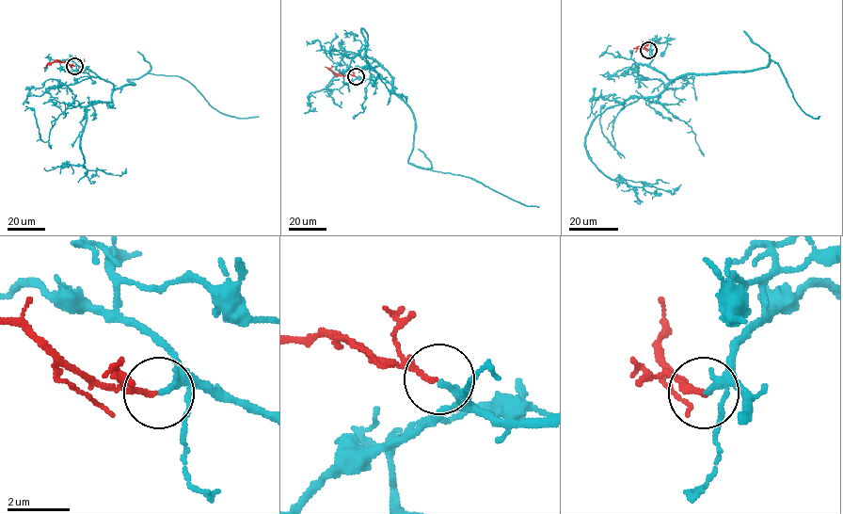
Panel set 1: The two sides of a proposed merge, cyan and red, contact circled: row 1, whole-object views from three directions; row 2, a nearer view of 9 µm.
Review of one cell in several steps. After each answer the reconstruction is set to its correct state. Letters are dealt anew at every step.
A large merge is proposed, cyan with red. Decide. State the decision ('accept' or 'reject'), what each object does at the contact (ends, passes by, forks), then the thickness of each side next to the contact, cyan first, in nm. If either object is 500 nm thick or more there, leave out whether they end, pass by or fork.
accept; cyan ends; red ends; calibres 220 and 160 nm

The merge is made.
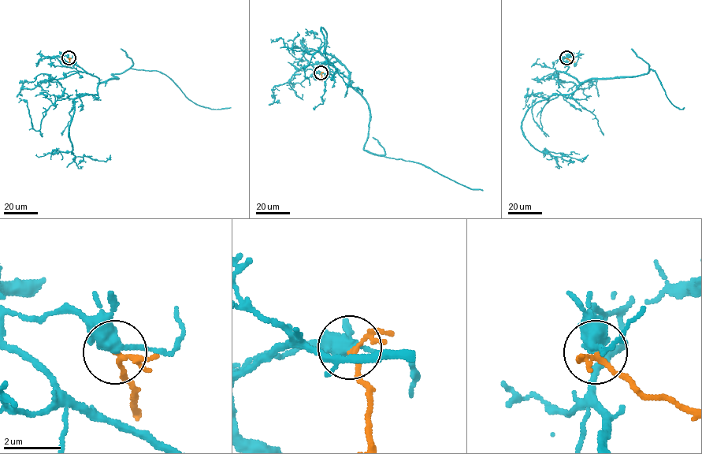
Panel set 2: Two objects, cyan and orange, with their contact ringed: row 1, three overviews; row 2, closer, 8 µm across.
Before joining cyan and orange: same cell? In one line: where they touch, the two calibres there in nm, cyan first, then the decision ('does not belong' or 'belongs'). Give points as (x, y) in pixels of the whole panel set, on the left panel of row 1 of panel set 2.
at (68, 57); 400 nm thick on the cyan side, 120 nm on the other; does not belong

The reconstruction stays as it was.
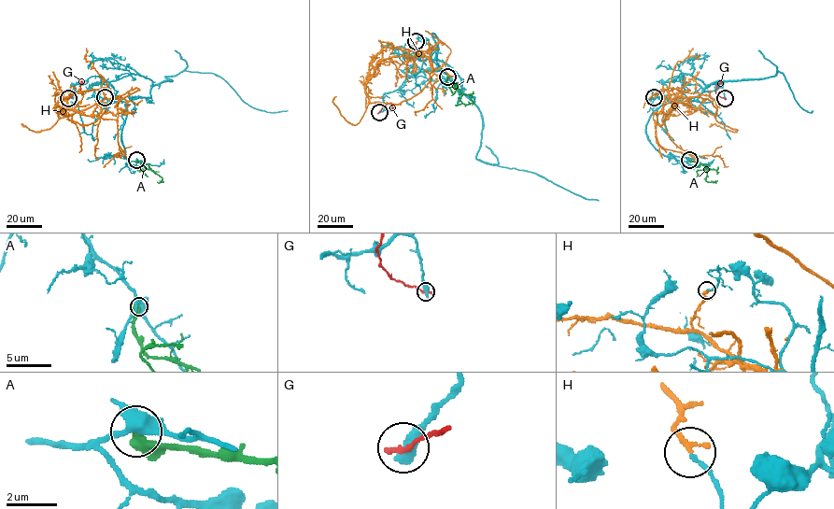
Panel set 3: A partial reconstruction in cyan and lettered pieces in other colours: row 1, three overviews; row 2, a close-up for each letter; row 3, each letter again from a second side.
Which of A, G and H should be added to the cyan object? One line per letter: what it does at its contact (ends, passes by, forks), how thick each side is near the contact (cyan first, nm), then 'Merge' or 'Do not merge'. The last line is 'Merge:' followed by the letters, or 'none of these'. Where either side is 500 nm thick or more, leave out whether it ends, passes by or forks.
A: Thickness 400 nm (cyan) against 500 nm. Do not merge
G: Thickness 550 nm (cyan) against 240 nm. Do not merge
H: It ends there. Thickness 140 nm (cyan) against 240 nm. Do not merge
Merge: none of these

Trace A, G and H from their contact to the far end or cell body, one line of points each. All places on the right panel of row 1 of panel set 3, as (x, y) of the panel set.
A: (689, 160), (705, 165), (708, 168), (705, 179), (713, 182)
G: (725, 98), (715, 91), (721, 81)
H: (654, 97), (662, 89), (671, 98), (708, 99), (716, 108), (715, 119), (737, 130), (714, 124), (709, 127)

